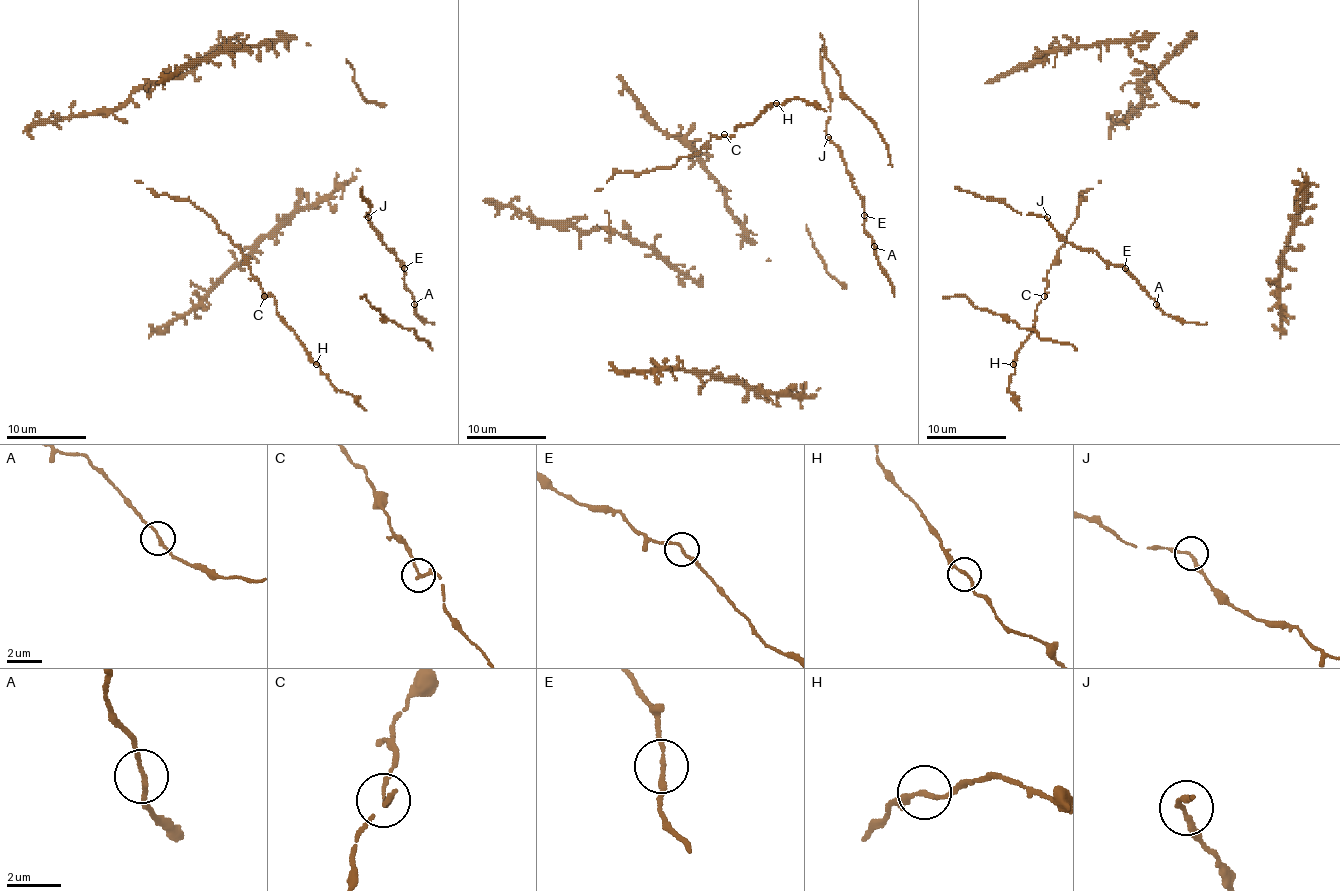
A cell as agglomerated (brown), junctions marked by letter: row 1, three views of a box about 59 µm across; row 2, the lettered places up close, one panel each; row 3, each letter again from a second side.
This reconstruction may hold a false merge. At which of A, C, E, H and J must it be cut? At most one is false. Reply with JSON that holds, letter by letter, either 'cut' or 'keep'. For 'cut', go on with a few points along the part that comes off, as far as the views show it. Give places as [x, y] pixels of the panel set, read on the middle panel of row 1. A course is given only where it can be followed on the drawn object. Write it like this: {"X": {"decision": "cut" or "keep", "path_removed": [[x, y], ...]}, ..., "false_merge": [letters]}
{"A": {"decision": "keep"}, "C": {"decision": "keep"}, "E": {"decision": "keep"}, "H": {"decision": "keep"}, "J": {"decision": "keep"}, "false_merge": []}

